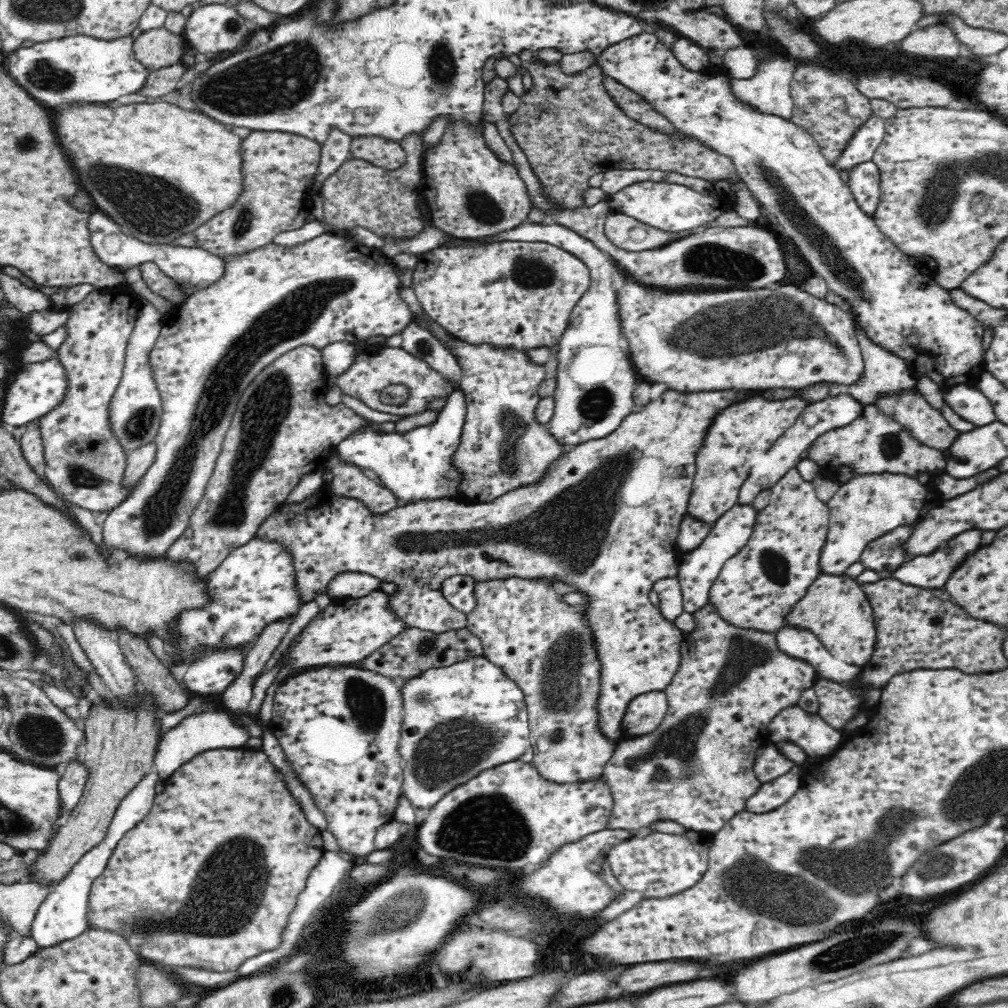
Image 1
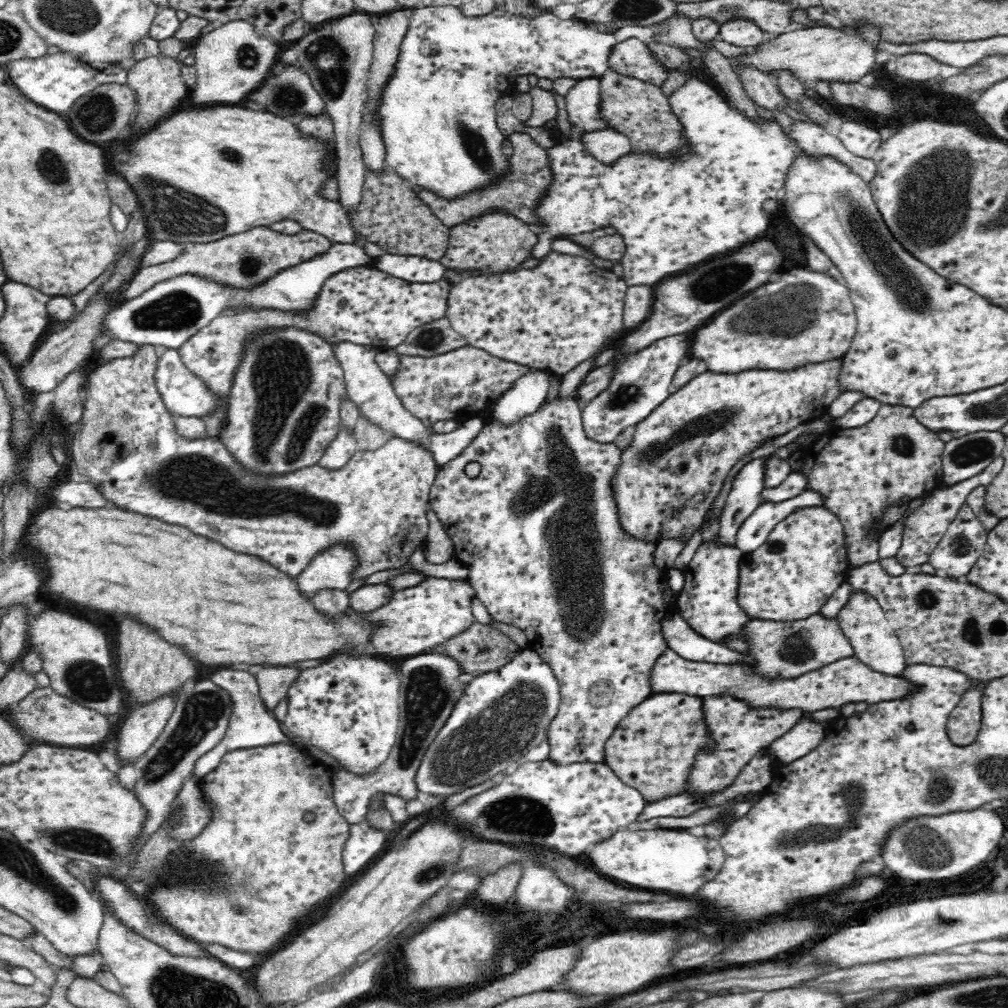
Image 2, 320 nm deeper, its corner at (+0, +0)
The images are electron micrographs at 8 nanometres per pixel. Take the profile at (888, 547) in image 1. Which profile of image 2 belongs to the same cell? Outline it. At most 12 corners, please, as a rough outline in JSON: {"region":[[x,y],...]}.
{"region":[[1004,457],[936,488],[901,519],[900,566],[928,563],[966,495],[1002,470]]}

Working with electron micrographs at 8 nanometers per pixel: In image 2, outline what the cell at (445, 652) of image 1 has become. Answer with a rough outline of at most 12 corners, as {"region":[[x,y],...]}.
{"region":[[475,621],[426,652],[447,656],[460,672],[504,666],[521,648]]}

